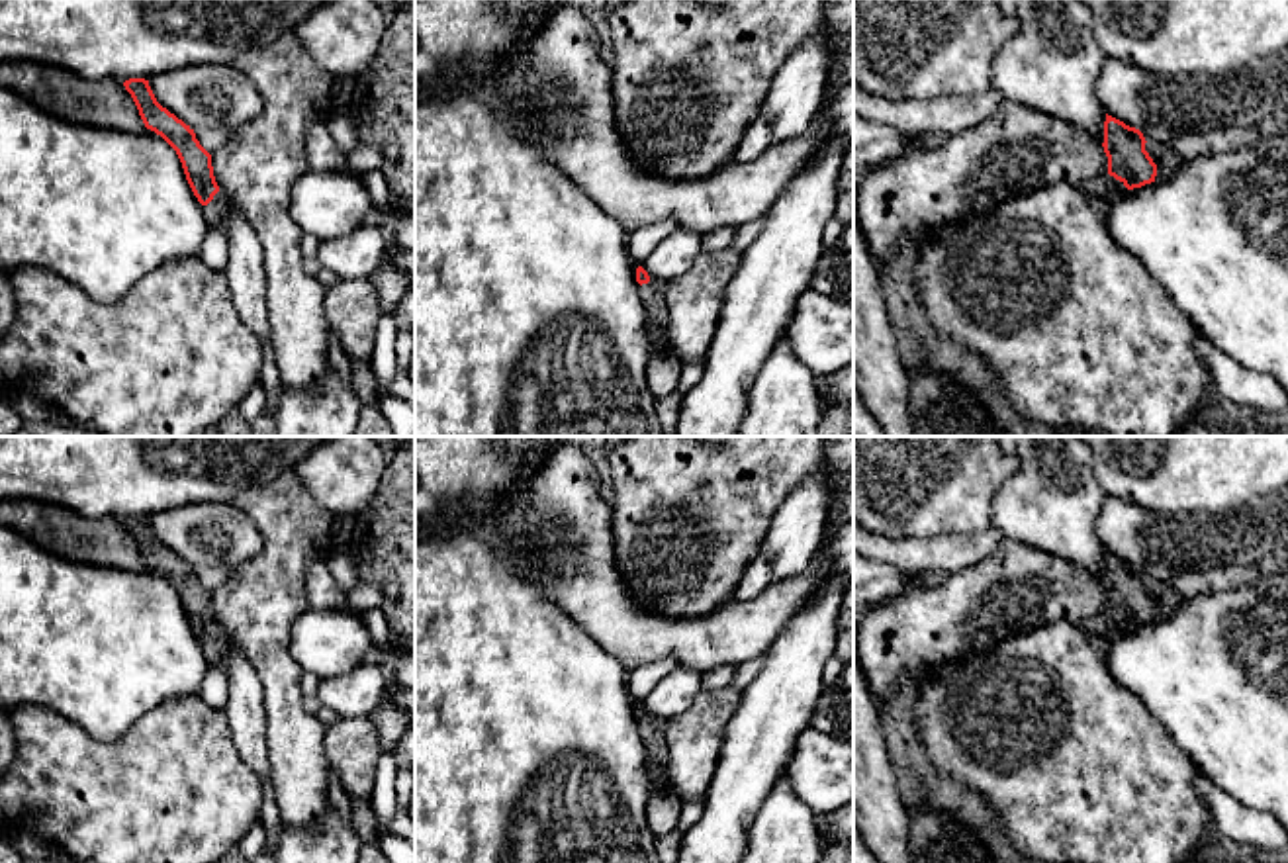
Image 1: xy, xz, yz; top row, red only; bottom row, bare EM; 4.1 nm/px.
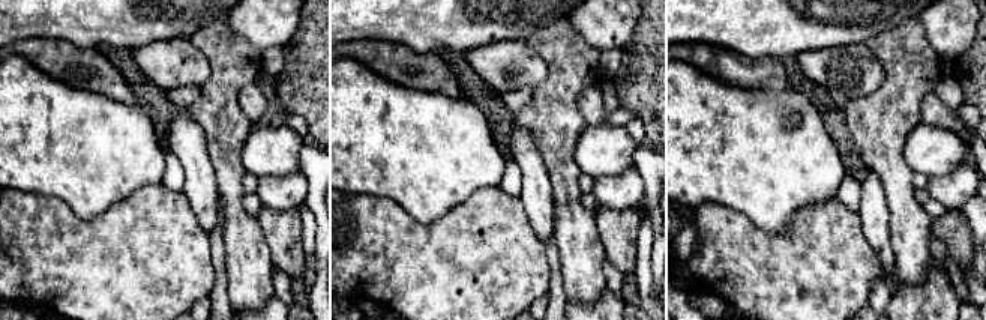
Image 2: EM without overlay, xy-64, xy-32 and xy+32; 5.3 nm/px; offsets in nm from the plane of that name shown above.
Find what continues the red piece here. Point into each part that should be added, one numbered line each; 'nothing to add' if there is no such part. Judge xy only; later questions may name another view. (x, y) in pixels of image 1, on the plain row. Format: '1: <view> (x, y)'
1: xy (214, 650)

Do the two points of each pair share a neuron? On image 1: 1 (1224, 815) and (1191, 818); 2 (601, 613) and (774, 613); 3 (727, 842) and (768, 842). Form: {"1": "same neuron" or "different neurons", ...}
{"1": "different neurons", "2": "same neuron", "3": "different neurons"}

